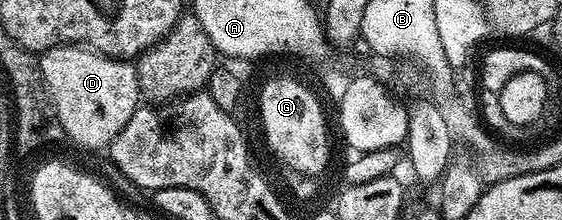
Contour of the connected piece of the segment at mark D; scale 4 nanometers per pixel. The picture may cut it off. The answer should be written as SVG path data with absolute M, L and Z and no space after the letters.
M88 46L48 48L40 53L39 59L41 77L49 89L49 99L66 137L70 141L73 139L81 148L108 149L119 130L127 126L142 99L136 67L128 60L102 56Z

